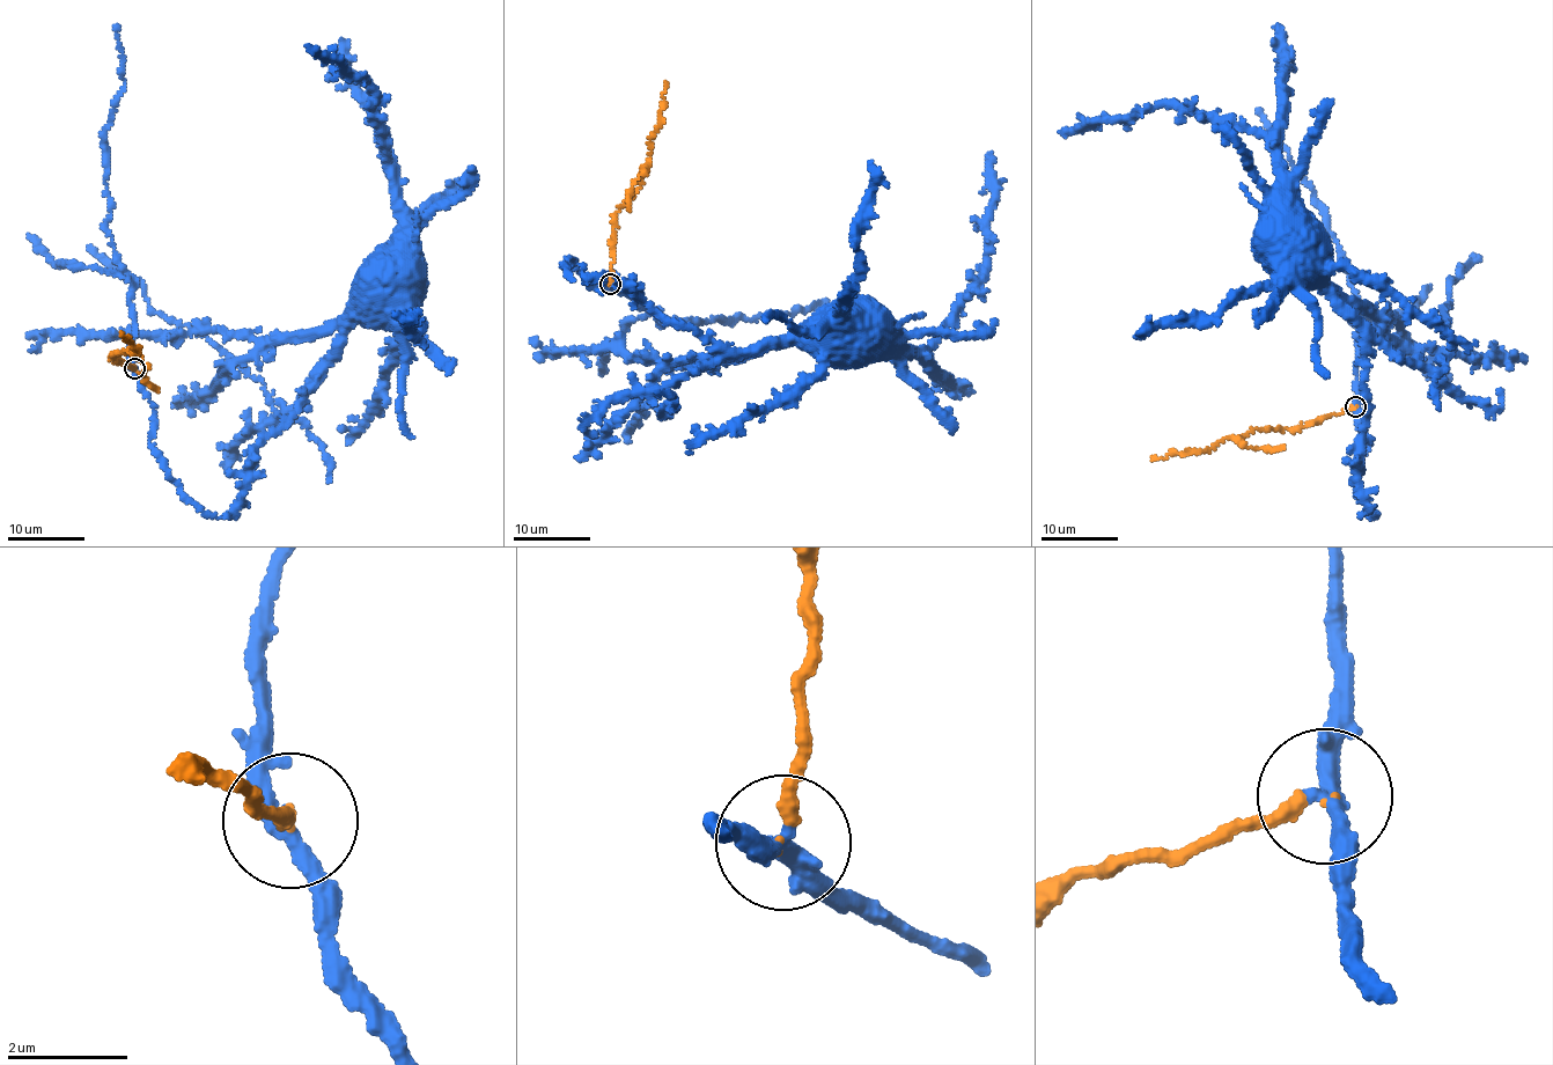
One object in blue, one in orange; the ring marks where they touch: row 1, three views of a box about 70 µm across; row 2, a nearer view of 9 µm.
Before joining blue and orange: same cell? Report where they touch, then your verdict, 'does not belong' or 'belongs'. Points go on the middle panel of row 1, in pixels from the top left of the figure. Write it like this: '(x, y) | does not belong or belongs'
(610, 284) | does not belong

